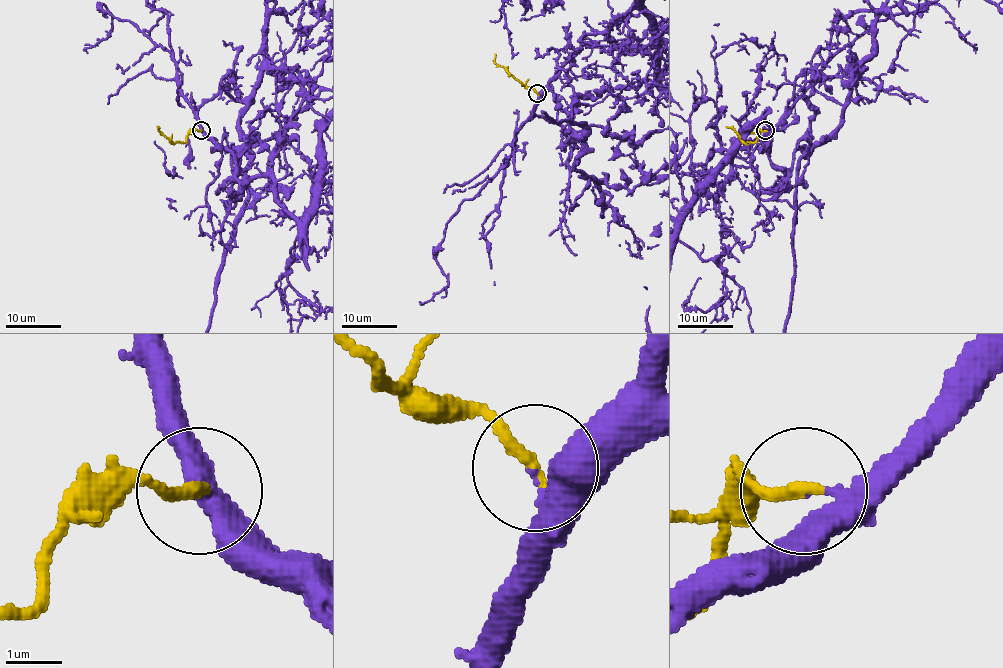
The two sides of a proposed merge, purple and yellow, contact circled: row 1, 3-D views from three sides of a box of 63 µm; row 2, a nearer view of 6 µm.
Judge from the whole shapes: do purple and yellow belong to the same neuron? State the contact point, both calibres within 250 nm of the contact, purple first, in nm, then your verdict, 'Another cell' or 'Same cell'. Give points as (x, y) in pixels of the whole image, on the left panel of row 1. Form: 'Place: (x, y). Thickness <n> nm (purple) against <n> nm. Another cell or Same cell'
Place: (201, 130). Thickness 190 nm (purple) against 240 nm. Same cell

